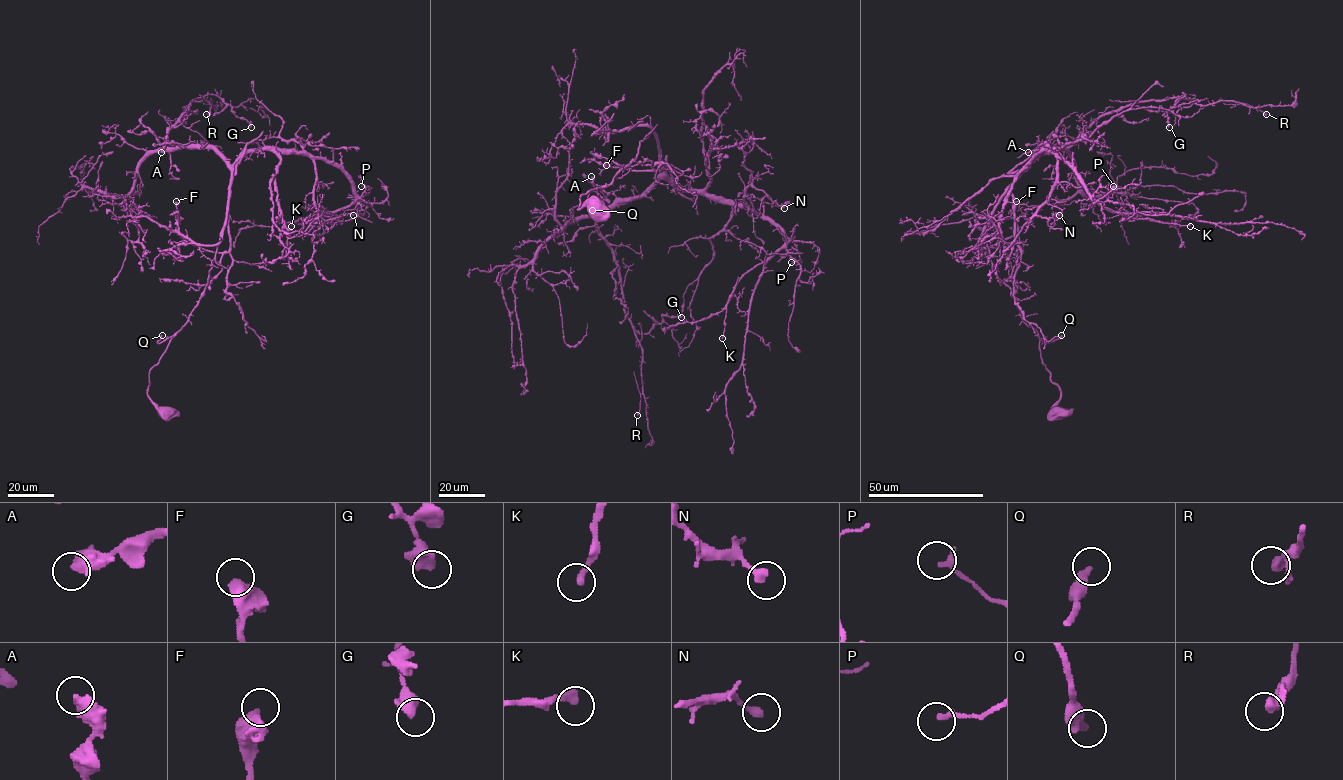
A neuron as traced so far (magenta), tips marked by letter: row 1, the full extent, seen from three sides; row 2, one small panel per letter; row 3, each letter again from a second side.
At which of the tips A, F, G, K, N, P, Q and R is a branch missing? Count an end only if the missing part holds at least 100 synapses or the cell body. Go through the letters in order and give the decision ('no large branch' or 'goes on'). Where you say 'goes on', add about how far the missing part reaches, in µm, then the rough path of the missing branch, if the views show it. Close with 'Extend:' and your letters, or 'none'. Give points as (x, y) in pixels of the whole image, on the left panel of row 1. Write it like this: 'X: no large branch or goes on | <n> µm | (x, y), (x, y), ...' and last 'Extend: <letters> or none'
A: no large branch
F: no large branch
G: no large branch
K: no large branch
N: no large branch
P: no large branch
Q: no large branch
R: no large branch
Extend: none

